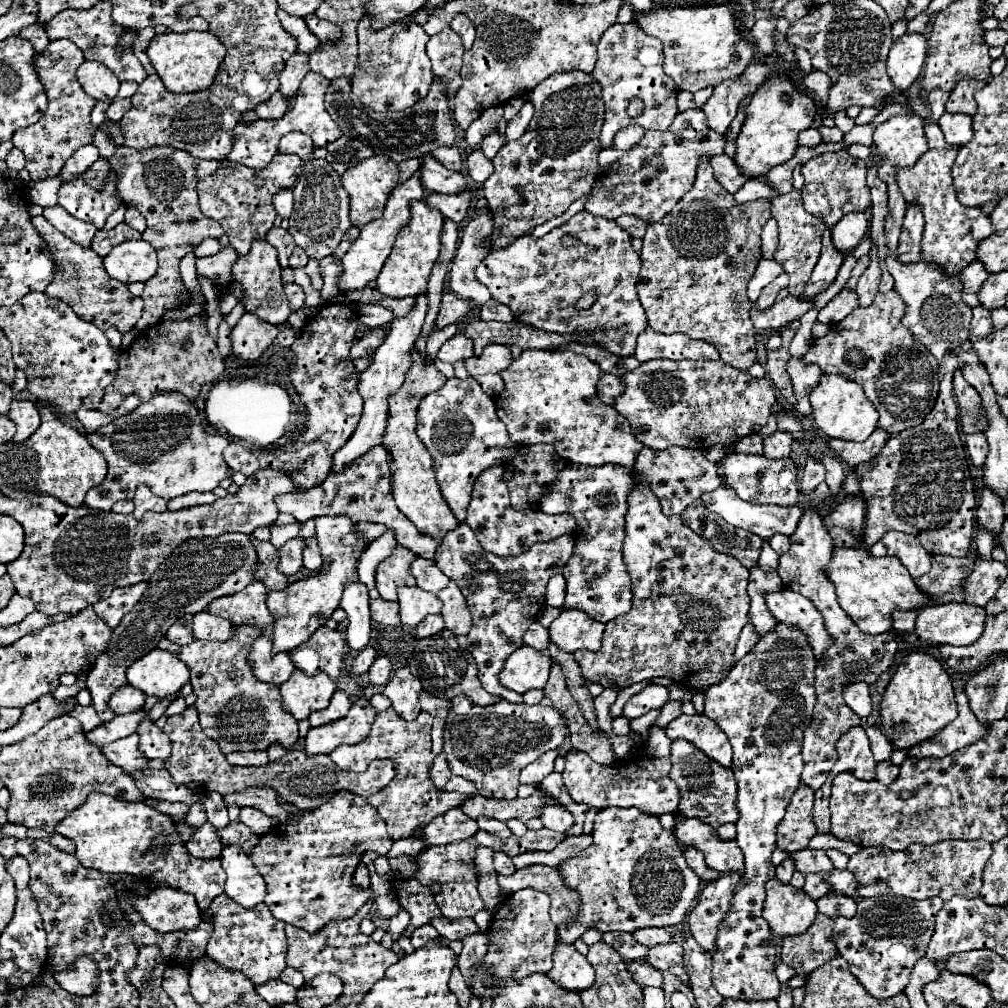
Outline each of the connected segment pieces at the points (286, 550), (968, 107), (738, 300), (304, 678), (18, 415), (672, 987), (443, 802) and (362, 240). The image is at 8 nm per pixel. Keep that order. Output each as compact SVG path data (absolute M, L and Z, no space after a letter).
M295 537L291 541L287 541L281 549L279 549L279 571L283 575L295 575L301 567L303 567L303 561L301 561L301 553L303 553L303 547L305 547L305 541Z
M963 79L961 83L957 83L957 87L951 91L951 97L947 101L947 111L949 113L967 113L967 115L975 115L977 111L977 103L973 99L975 91L983 89L985 83L977 81L977 79Z
M699 159L693 189L687 195L683 195L683 199L673 207L673 211L667 217L663 217L659 223L649 223L647 233L643 237L643 249L641 249L643 267L641 267L641 273L639 273L639 279L637 279L637 295L639 295L639 301L645 309L645 313L647 313L649 327L659 331L659 333L677 333L679 331L679 333L689 335L691 339L707 341L707 343L717 347L717 351L721 353L721 359L725 363L729 363L735 369L749 369L755 363L755 327L753 327L753 321L749 317L751 301L747 299L747 283L749 283L751 275L755 273L755 267L761 259L761 229L769 219L771 219L771 203L767 199L757 199L757 201L749 201L749 203L735 203L733 195L723 191L723 187L715 181L709 159Z
M295 669L291 679L279 689L283 697L283 709L297 721L301 721L307 719L313 711L327 709L337 685L327 677L327 673L309 677L303 671Z
M13 401L7 417L17 425L13 443L23 443L39 427L39 411L31 401Z
M663 973L663 981L665 981L663 991L667 991L665 997L669 997L673 991L681 991L681 993L685 993L685 995L691 995L691 989L687 987L687 983L683 983L681 979L677 979L675 975L667 975L667 973Z
M387 709L375 717L371 735L365 741L361 741L355 747L341 745L329 755L343 771L355 771L355 773L365 771L367 763L371 763L373 759L391 759L397 763L397 775L383 789L383 793L387 795L385 805L381 805L377 809L381 819L387 823L389 837L393 841L413 837L415 831L423 829L431 819L445 815L449 809L459 807L463 803L463 799L467 799L467 795L437 791L435 785L431 783L431 777L429 777L429 765L433 761L431 723L433 723L433 719L425 711L421 711L421 715L417 715L417 719L405 721L405 719L399 719L399 715L393 709Z
M419 171L409 179L405 181L403 185L399 185L387 205L385 205L385 211L383 211L383 217L381 219L375 219L371 223L367 223L363 229L361 229L361 235L359 239L349 247L349 251L343 255L341 263L343 263L343 273L337 281L337 289L339 293L349 293L349 291L357 291L357 289L363 289L367 287L367 283L371 283L373 279L377 279L385 259L389 257L391 249L393 249L393 243L395 243L395 237L397 233L401 231L401 227L405 227L411 219L411 213L409 213L409 201L411 199L423 199L425 197L425 191L421 187L421 181L419 181Z

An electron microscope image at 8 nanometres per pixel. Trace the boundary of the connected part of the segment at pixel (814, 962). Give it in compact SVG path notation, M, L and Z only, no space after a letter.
M817 913L815 923L807 933L799 937L783 939L781 961L791 965L797 975L809 975L813 969L819 969L823 963L837 955L833 935L833 919Z

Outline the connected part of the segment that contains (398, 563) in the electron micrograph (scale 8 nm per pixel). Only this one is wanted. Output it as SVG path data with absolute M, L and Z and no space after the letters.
M397 545L391 555L377 565L375 581L381 599L397 601L397 587L415 585L415 577L409 571L413 557L417 557L413 551L407 551L405 547Z

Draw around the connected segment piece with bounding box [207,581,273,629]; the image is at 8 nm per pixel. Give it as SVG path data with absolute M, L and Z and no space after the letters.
M261 581L247 585L243 591L235 595L227 595L223 599L213 599L207 605L207 613L223 617L233 625L257 625L257 627L271 627L273 617L265 605L267 589Z

